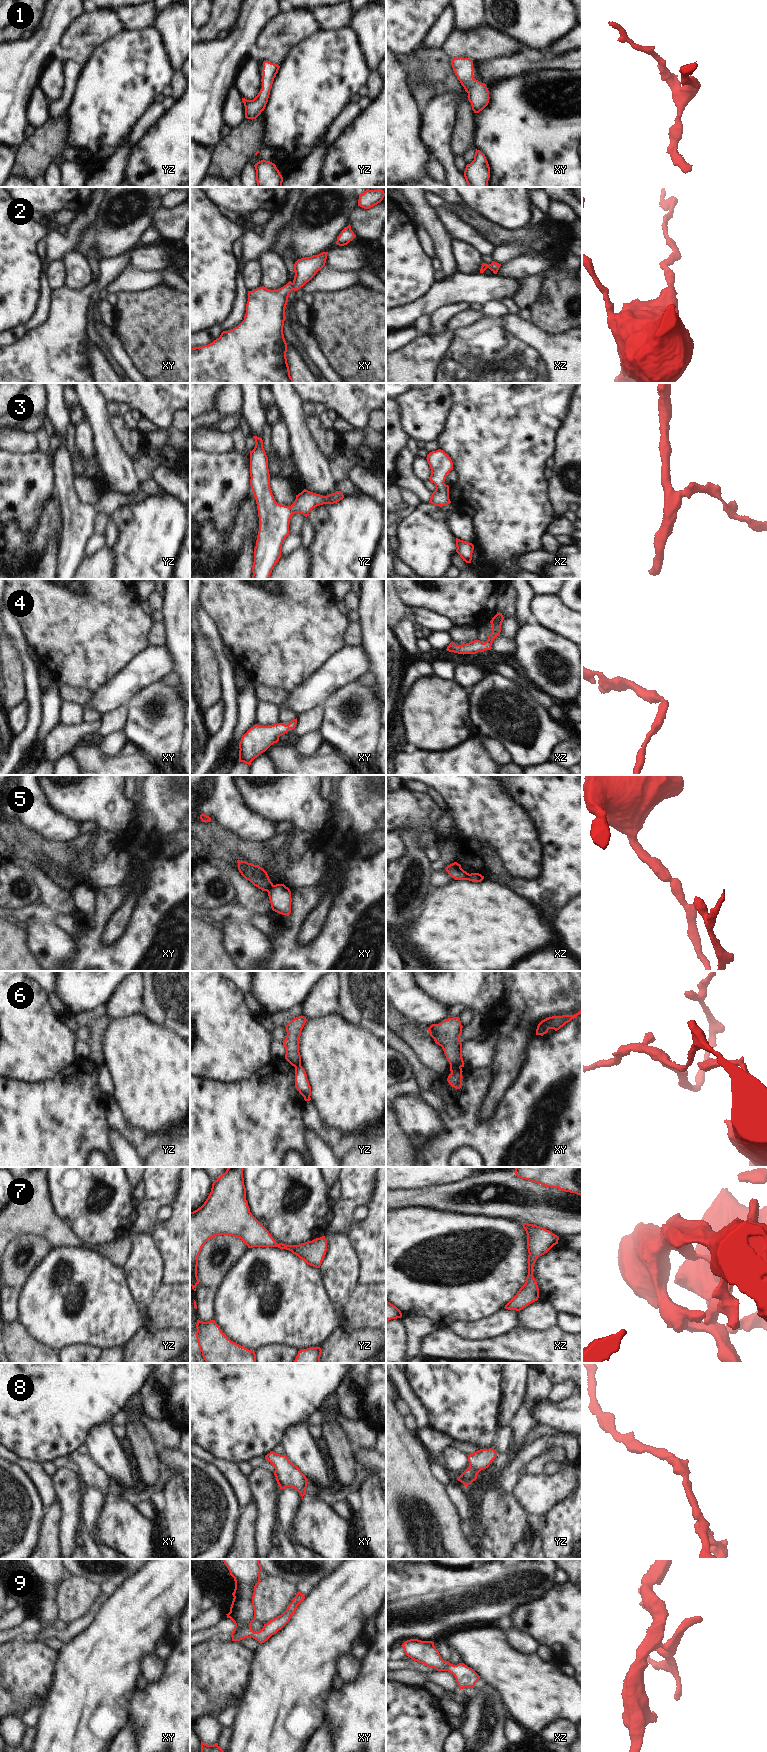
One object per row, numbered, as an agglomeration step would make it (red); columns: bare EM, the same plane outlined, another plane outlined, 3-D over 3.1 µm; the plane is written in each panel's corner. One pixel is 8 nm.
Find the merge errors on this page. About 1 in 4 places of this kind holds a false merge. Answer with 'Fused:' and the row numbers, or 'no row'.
Fused: 5, 6

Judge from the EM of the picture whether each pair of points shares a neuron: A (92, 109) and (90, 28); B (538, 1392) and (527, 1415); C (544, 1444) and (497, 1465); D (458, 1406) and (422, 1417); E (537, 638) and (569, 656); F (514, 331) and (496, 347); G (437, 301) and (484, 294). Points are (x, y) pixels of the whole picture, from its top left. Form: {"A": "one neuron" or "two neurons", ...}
{"A": "two neurons", "B": "one neuron", "C": "two neurons", "D": "two neurons", "E": "one neuron", "F": "one neuron", "G": "one neuron"}

